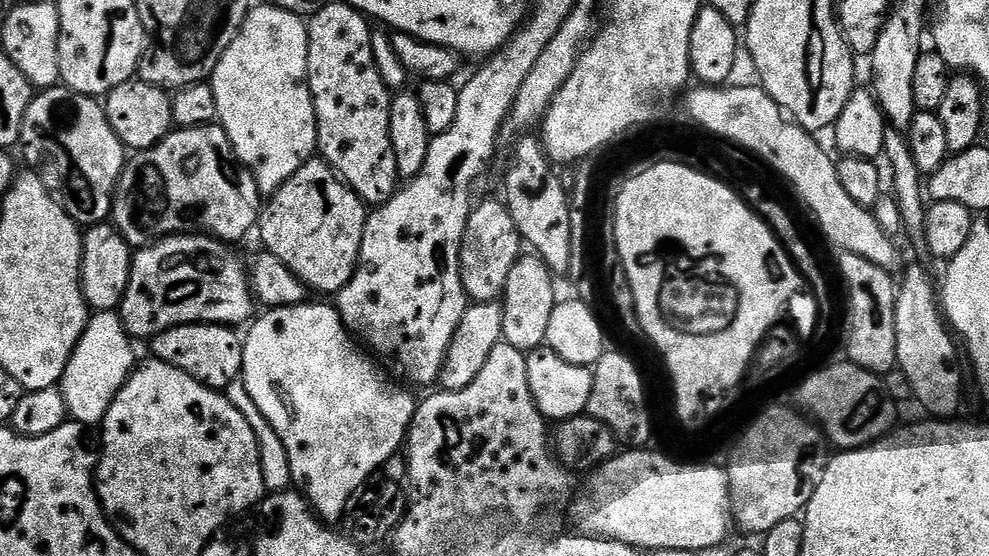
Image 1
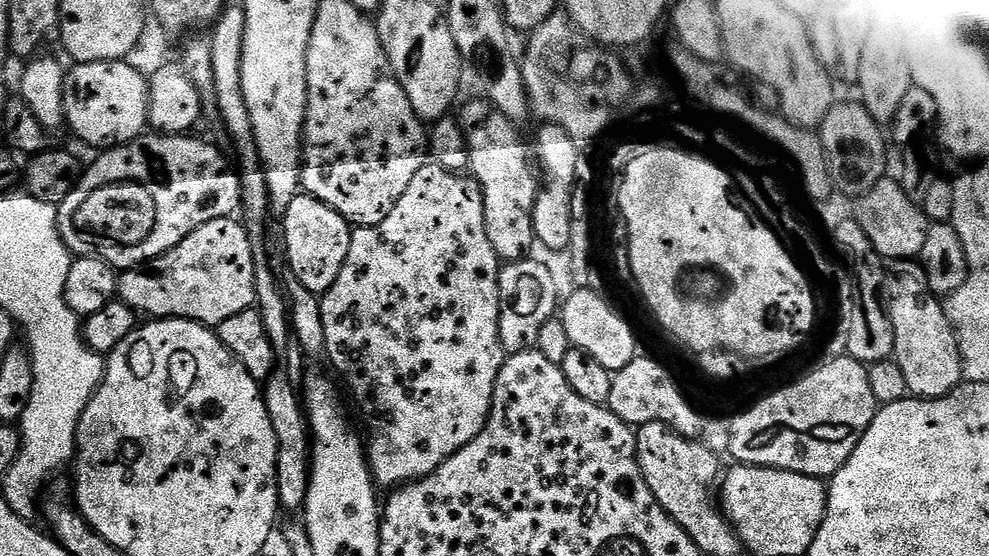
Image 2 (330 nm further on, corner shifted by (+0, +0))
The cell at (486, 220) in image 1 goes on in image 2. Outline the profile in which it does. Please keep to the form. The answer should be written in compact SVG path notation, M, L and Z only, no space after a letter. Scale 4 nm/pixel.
M472 104L468 116L472 119L472 128L467 129L471 175L480 184L480 193L484 199L484 221L486 238L501 261L523 260L529 255L532 244L537 243L532 221L532 211L538 193L538 176L532 173L532 164L528 161L528 148L520 137L515 123L497 110L479 108Z

